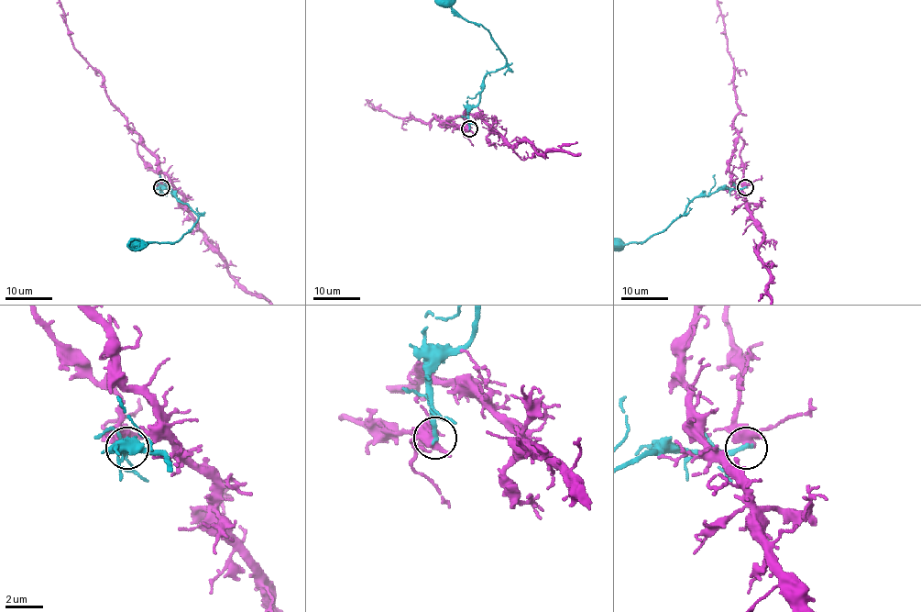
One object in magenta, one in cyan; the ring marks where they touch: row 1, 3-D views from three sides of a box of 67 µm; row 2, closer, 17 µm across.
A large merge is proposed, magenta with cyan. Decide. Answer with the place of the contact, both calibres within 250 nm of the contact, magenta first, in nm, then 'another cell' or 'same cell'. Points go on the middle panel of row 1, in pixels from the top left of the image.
at (469, 128); 400 nm thick on the magenta side, 280 nm on the other; another cell

